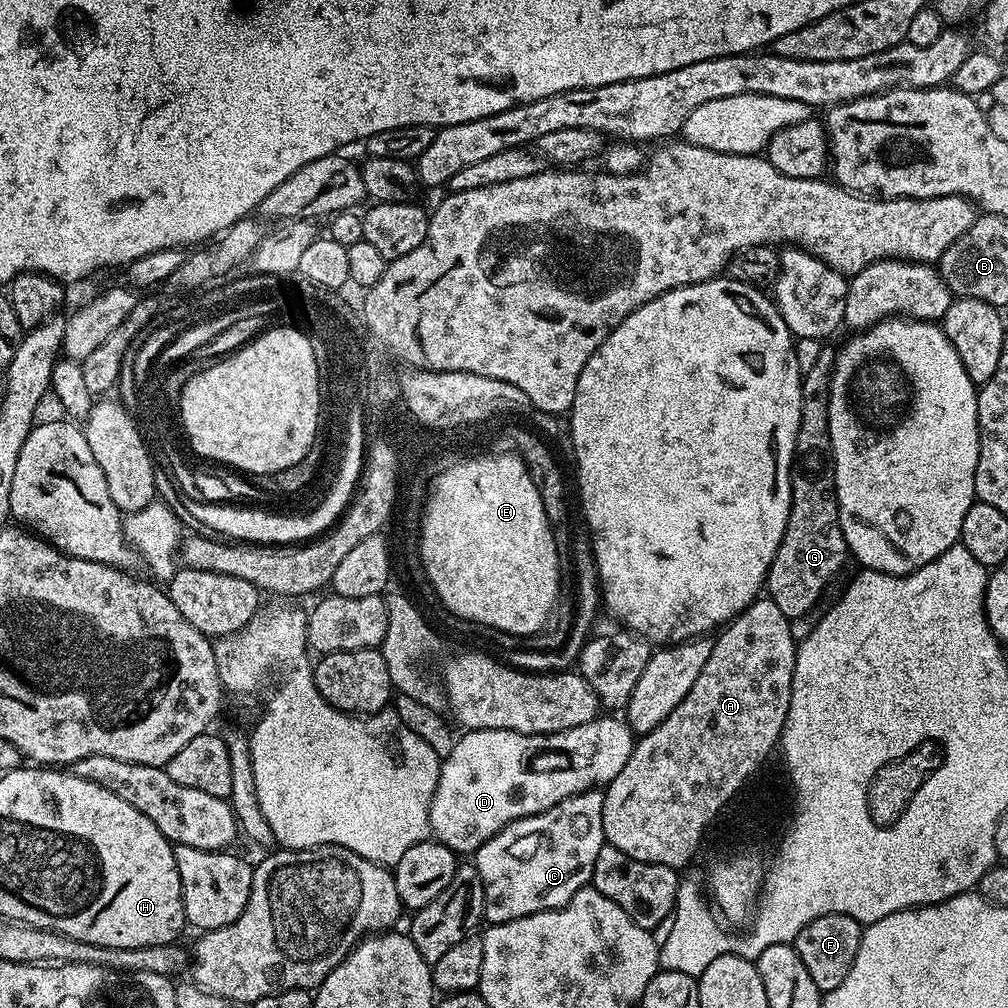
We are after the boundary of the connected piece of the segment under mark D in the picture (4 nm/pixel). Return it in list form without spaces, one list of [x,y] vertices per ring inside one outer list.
[[[600,714],[596,719],[586,722],[582,726],[574,726],[570,730],[562,730],[554,734],[542,734],[541,736],[531,736],[530,734],[518,734],[514,730],[494,730],[493,728],[474,728],[463,733],[464,737],[457,739],[450,751],[450,756],[441,759],[440,777],[438,778],[438,786],[434,790],[434,798],[430,802],[430,822],[428,827],[431,835],[440,843],[447,846],[449,850],[457,854],[475,854],[487,840],[494,838],[494,834],[498,834],[510,822],[514,822],[518,818],[526,818],[538,814],[542,810],[550,810],[550,806],[554,806],[558,802],[562,802],[566,798],[570,798],[574,794],[582,794],[583,792],[591,792],[593,790],[603,789],[618,774],[618,770],[622,770],[622,766],[626,766],[626,762],[630,758],[634,747],[634,733],[623,719],[615,720],[615,715]]]

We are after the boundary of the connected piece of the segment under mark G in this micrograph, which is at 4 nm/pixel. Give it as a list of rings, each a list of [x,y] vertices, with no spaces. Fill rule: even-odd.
[[[821,347],[814,366],[802,376],[802,418],[798,426],[796,456],[792,460],[792,497],[790,514],[778,554],[768,571],[767,599],[773,600],[789,620],[796,622],[820,600],[828,583],[840,572],[844,559],[849,559],[848,543],[844,540],[834,478],[834,454],[830,442],[828,395],[832,367],[836,365],[837,349]]]

